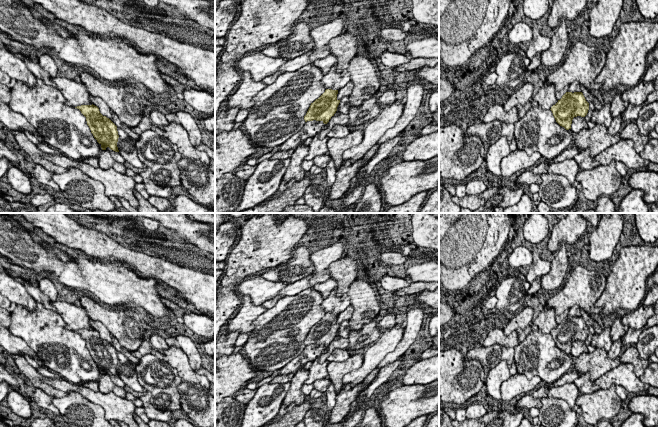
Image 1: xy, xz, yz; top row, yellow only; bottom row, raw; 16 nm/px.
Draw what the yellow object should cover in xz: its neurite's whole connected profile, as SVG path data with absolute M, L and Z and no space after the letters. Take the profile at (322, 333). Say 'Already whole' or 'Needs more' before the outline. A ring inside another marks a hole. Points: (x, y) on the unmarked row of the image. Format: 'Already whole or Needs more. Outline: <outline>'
Already whole. Outline: M326 313L325 316L311 327L306 339L307 345L322 345L327 348L337 335L340 324L337 323L338 314Z

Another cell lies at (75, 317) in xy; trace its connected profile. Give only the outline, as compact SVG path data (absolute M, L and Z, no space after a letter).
M65 301L51 302L56 312L63 318L69 330L92 329L90 317L82 306L75 306Z

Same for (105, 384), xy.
M101 374L100 379L97 383L99 391L104 394L113 392L115 395L121 398L126 397L126 391L124 390L124 388L115 385L108 374Z

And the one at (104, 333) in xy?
M90 320L90 325L93 329L99 332L99 335L103 340L106 340L111 344L112 334L100 321Z

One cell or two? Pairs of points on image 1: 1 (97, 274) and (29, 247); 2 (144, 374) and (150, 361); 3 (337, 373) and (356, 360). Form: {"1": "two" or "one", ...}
{"1": "one", "2": "one", "3": "one"}

